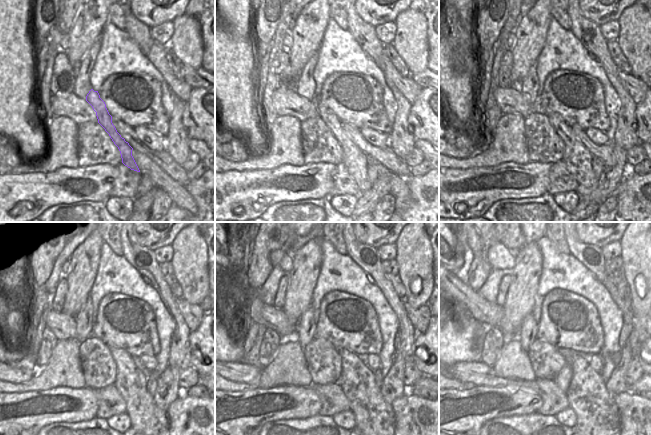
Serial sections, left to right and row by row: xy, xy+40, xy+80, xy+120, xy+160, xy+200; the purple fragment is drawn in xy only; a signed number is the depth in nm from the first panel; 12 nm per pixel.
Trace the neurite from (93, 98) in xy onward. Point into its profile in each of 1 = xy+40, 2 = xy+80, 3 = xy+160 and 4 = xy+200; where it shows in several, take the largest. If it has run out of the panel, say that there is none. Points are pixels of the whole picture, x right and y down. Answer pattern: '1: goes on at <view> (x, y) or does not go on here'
1: goes on at xy+40 (354, 159)
2: goes on at xy+80 (578, 158)
3: goes on at xy+160 (374, 417)
4: goes on at xy+200 (598, 419)

